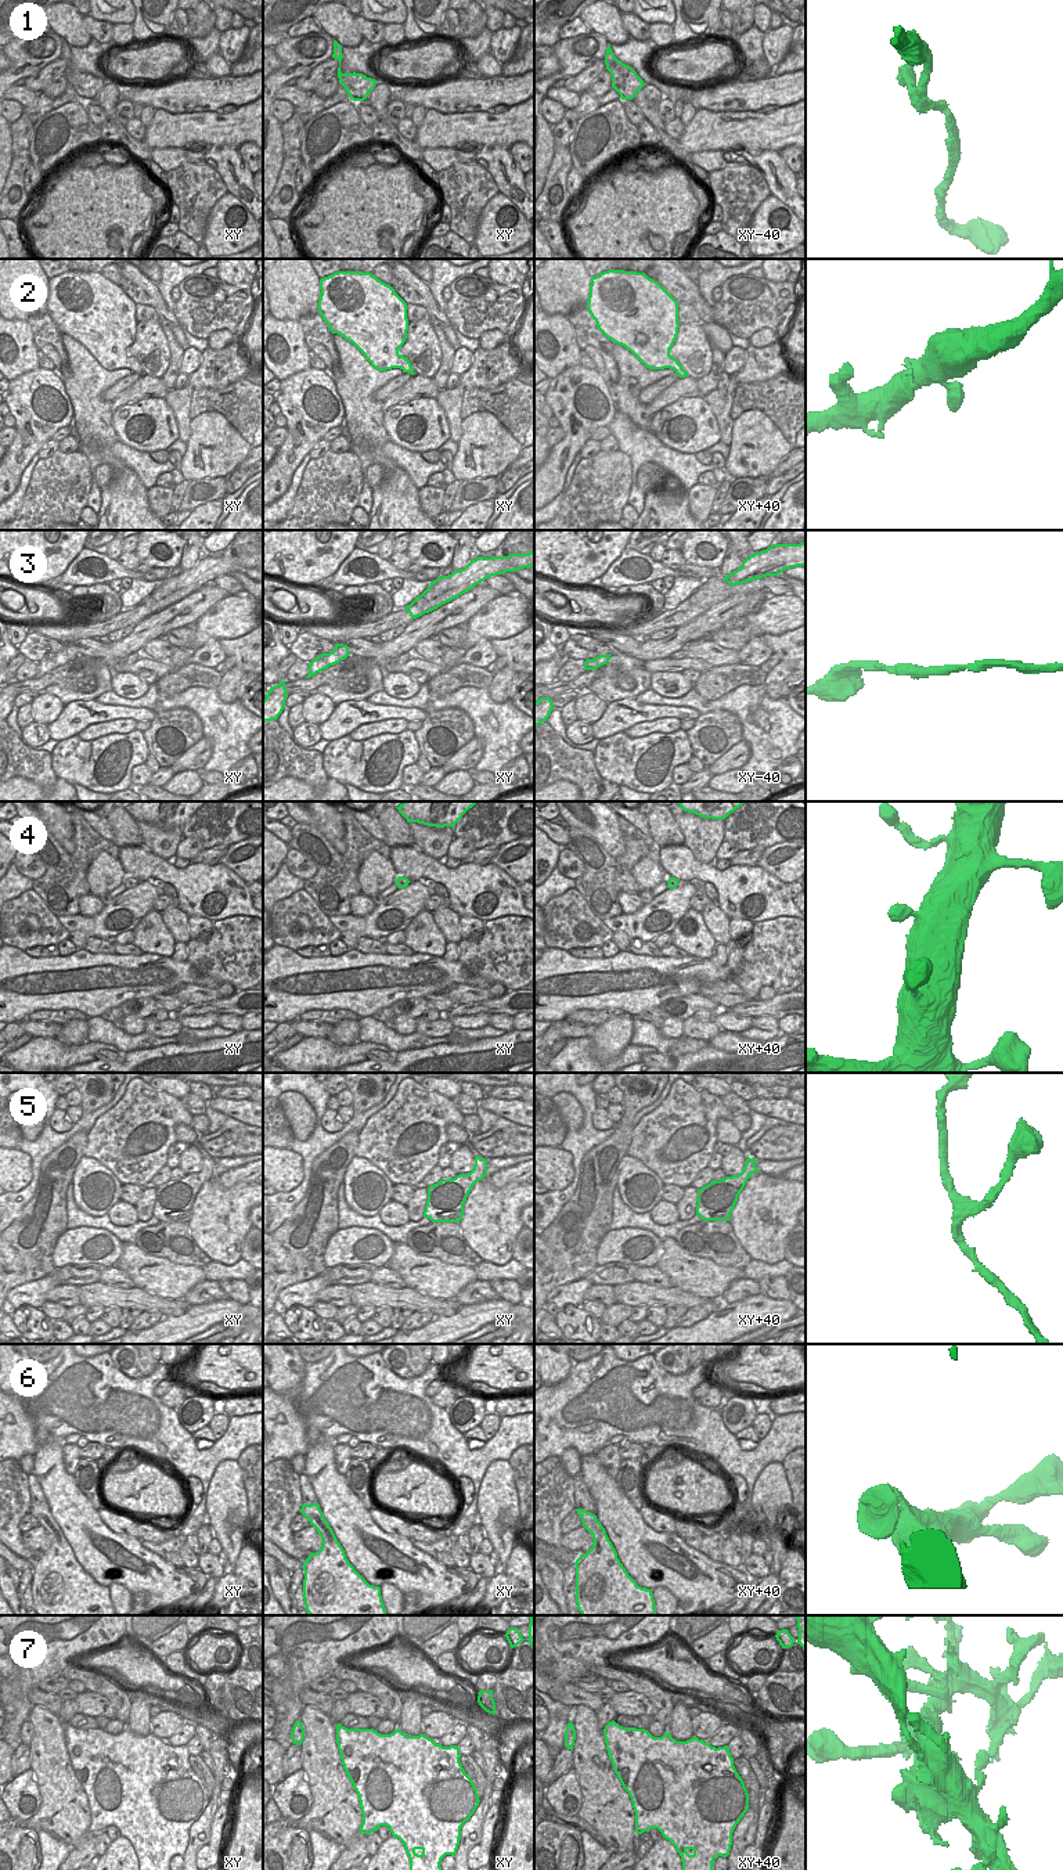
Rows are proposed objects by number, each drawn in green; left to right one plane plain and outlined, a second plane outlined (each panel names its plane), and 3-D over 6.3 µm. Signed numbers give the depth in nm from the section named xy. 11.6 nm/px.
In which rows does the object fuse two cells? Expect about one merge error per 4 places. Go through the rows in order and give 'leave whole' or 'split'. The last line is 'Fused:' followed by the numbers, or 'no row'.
1: leave whole
2: leave whole
3: leave whole
4: leave whole
5: leave whole
6: leave whole
7: split
Fused: 7

